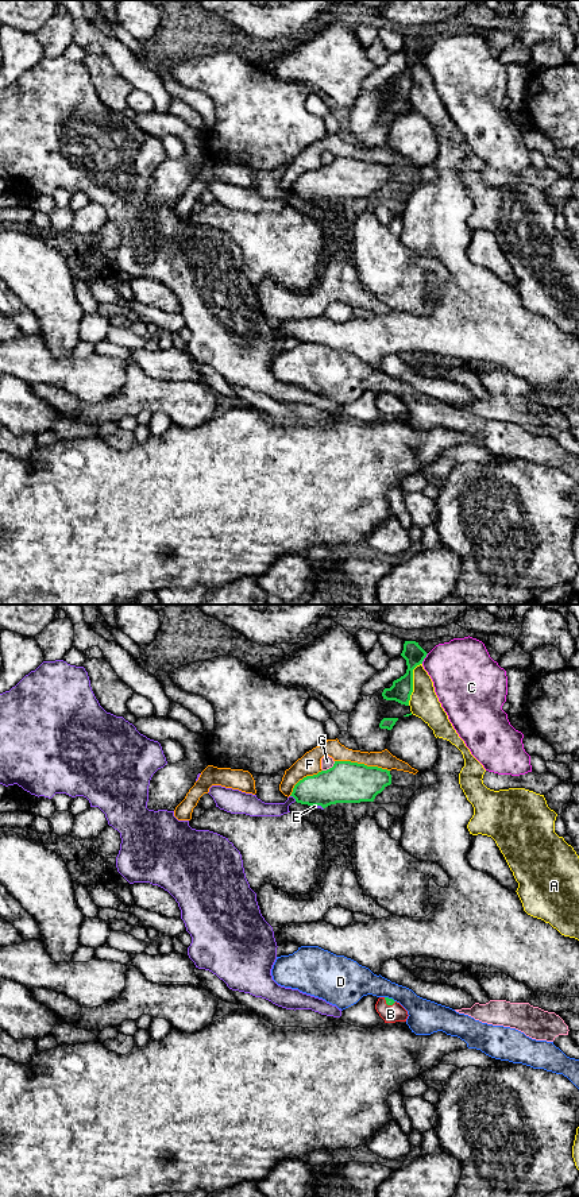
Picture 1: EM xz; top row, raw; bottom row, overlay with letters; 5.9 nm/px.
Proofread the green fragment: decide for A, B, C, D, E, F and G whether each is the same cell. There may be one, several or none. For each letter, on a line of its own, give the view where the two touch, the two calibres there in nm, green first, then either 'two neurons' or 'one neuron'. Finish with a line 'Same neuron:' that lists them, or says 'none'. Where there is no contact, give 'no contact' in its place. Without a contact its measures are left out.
A: xz | 130/180 nm | two neurons
B: xz | 50/110 nm | one neuron
C: xz | 130/380 nm | two neurons
D: xz | 50/220 nm | two neurons
E: xz | 220/120 nm | two neurons
F: xz | 240/110 nm | two neurons
G: xz | 240/70 nm | two neurons
Same neuron: B

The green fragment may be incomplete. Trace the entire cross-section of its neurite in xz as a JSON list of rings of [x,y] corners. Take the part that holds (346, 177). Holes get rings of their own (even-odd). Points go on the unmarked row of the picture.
[[[335,157],[333,162],[300,175],[290,192],[297,198],[321,201],[374,197],[391,179],[390,166],[351,157]]]

